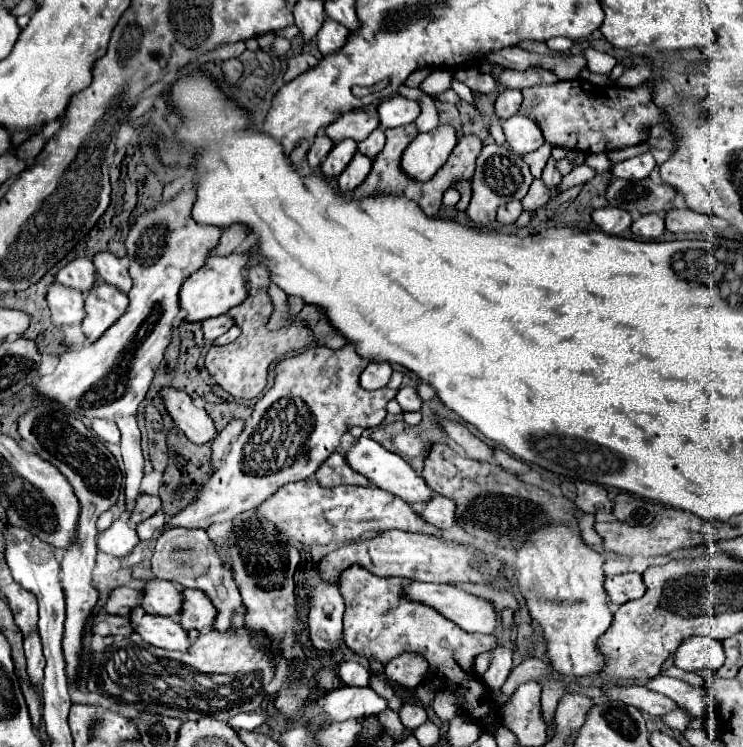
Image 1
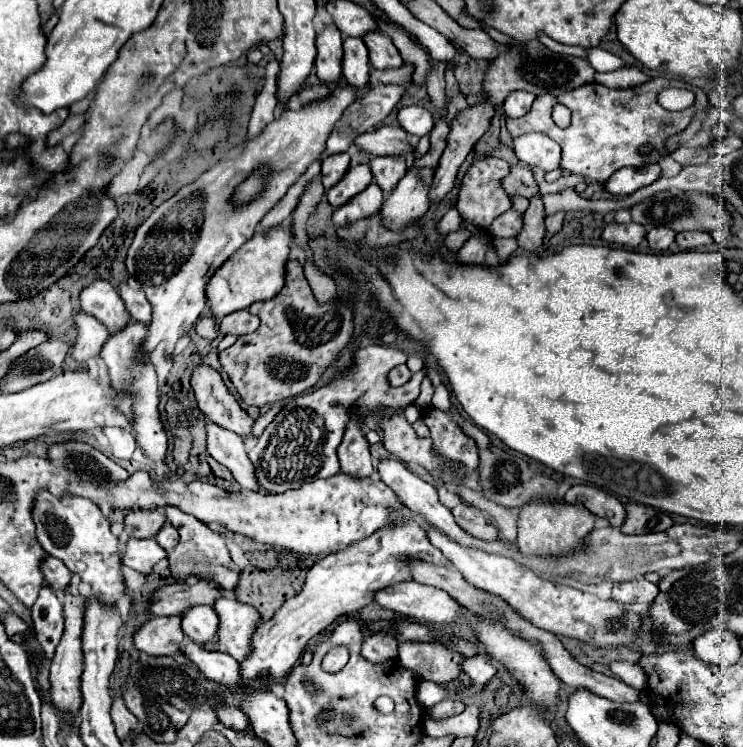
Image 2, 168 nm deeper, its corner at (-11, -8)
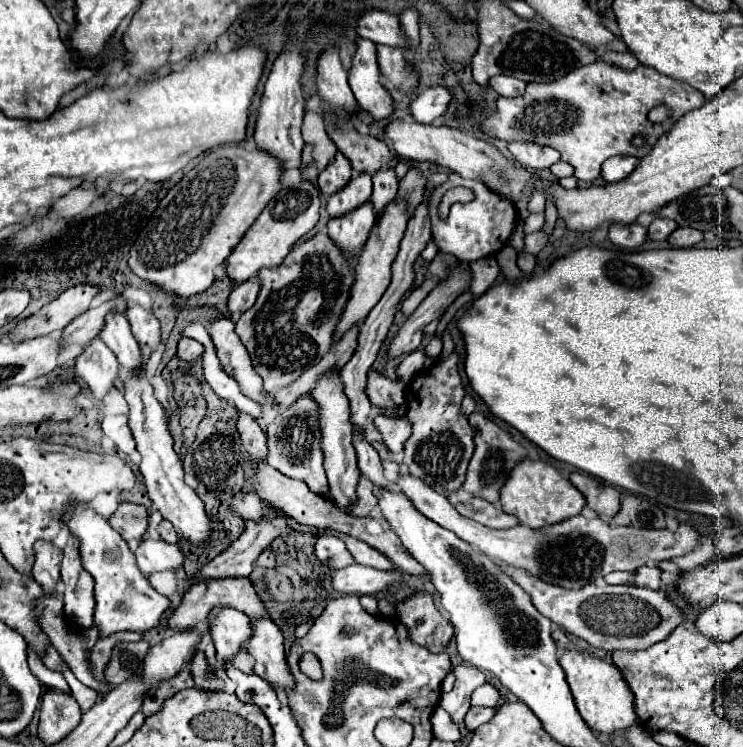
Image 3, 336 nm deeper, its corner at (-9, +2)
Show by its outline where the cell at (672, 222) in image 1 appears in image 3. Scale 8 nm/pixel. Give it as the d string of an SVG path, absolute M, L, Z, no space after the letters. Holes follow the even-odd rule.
M678 227L670 237L668 243L670 247L694 247L696 243L702 241L702 231L692 229L692 227Z

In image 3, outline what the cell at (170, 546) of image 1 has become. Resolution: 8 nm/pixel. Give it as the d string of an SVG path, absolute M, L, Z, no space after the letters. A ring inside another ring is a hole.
M142 367L134 369L126 381L122 381L122 393L124 399L130 407L128 411L128 427L134 435L136 449L142 455L140 463L140 473L144 475L148 495L154 501L156 509L162 513L164 519L168 519L176 533L186 539L190 545L198 547L198 541L208 541L212 535L212 525L210 517L204 511L204 503L198 499L194 489L190 489L184 483L184 471L182 471L182 461L172 449L172 435L168 429L168 413L166 409L158 403L154 397L154 389L146 377L146 371Z

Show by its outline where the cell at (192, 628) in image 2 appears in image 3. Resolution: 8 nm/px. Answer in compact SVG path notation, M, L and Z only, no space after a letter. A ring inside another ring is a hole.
M232 607L212 609L208 617L208 631L216 645L216 665L212 667L214 673L222 667L222 661L234 657L234 653L250 639L250 623L248 617Z

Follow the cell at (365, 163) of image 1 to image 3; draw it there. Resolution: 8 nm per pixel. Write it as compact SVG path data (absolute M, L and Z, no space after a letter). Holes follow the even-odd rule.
M368 199L350 213L332 217L328 221L328 235L344 249L344 253L360 253L364 241L374 225L374 205Z

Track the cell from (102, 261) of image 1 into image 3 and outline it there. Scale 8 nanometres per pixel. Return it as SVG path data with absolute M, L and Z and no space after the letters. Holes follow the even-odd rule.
M136 301L128 303L126 317L132 325L132 333L134 333L136 341L140 345L146 345L146 347L154 349L160 341L160 323L158 323L158 319Z

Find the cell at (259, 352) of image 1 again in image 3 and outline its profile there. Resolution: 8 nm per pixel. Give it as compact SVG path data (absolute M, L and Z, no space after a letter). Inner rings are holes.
M316 233L306 243L294 245L278 269L258 273L262 283L258 299L236 323L236 333L252 357L254 371L264 379L266 395L294 383L332 347L336 325L354 285L354 263L356 257L346 257L326 233Z

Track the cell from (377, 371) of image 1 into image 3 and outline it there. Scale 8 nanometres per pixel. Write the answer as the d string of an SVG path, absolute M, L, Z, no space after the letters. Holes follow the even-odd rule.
M422 349L410 353L404 357L404 361L396 367L396 375L398 375L398 381L402 381L404 385L408 385L420 371L422 371L422 363L426 361L426 355Z

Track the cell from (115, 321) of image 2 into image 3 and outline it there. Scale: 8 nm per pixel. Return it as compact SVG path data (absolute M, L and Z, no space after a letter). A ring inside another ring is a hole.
M114 311L108 313L104 319L104 329L102 329L100 337L114 351L118 363L126 371L134 371L136 367L140 367L144 363L140 345L136 343L134 335L130 331L130 323L124 313L114 313Z

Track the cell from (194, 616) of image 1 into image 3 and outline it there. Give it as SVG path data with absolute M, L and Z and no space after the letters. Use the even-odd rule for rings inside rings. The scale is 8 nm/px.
M250 617L252 637L246 643L246 651L254 657L254 673L264 677L276 689L294 685L284 657L284 637L280 629L268 617Z

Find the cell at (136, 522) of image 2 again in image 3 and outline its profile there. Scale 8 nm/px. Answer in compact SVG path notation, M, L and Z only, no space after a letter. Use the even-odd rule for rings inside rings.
M120 503L114 515L108 519L114 531L118 531L126 541L140 541L148 527L148 509L136 503Z

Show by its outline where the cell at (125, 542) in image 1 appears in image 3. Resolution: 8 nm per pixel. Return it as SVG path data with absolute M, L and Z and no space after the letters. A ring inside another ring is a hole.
M150 537L140 541L134 555L138 561L138 569L144 575L154 571L164 571L164 569L176 571L184 561L184 555L178 549L178 545L170 545L162 539L150 539Z

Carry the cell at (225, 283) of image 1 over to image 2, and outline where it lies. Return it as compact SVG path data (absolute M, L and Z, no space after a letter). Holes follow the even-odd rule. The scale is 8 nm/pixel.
M290 219L282 221L276 227L262 227L258 225L254 237L246 241L210 279L208 303L216 317L224 317L228 313L248 309L254 301L272 299L280 287L284 287L284 267L290 253L290 237L292 237L292 223Z

